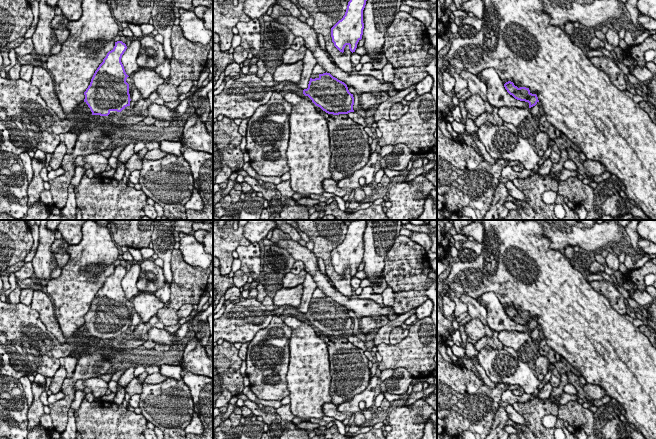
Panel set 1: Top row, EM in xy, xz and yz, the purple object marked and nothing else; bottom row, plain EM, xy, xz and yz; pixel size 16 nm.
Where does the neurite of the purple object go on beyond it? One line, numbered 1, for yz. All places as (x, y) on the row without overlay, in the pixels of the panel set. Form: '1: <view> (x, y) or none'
1: none

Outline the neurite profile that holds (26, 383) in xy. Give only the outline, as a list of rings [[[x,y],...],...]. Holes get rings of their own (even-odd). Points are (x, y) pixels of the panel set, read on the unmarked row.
[[[23,376],[19,379],[19,381],[21,382],[24,392],[25,392],[25,396],[27,399],[27,403],[29,405],[29,407],[31,406],[32,402],[33,402],[33,392],[32,392],[32,383],[29,380],[28,376]]]

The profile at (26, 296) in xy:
[[[32,286],[29,288],[22,289],[20,295],[20,303],[30,306],[33,298],[33,292],[34,291],[32,289]]]

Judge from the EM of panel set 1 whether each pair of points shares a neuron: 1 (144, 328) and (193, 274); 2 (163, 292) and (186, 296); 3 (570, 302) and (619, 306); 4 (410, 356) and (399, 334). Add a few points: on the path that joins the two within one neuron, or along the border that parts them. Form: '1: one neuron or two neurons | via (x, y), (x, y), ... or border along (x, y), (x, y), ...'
1: one neuron | via (159, 319), (175, 303), (185, 289)
2: two neurons | border along (170, 286), (170, 299), (164, 305)
3: two neurons | border along (594, 289), (603, 294), (619, 313), (626, 314)
4: two neurons | border along (409, 330), (400, 341), (390, 344)

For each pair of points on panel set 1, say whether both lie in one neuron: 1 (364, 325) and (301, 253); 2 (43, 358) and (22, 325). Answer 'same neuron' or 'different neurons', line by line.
1: different neurons
2: same neuron

